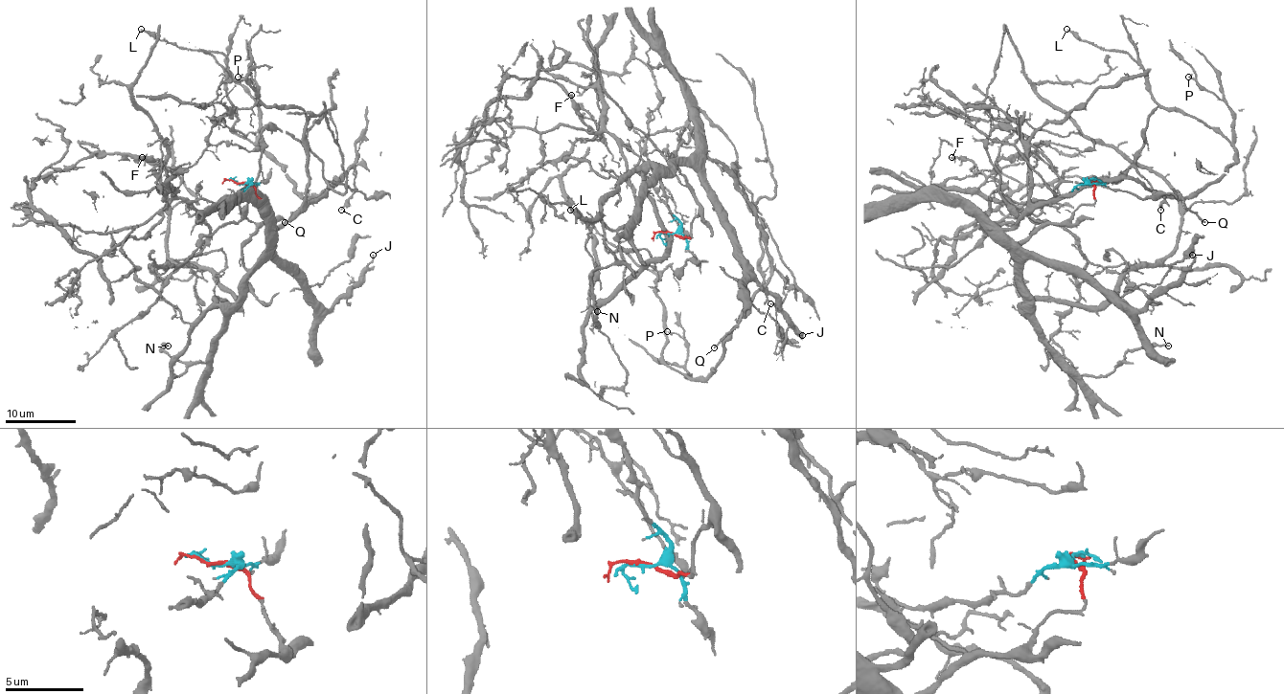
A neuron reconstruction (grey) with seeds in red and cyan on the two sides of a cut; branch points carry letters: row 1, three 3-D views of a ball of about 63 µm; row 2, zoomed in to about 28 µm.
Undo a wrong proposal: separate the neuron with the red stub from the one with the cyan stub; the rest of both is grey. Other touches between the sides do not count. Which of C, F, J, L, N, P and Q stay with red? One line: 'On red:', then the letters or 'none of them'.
On red: C, J, L, N, P, Q

